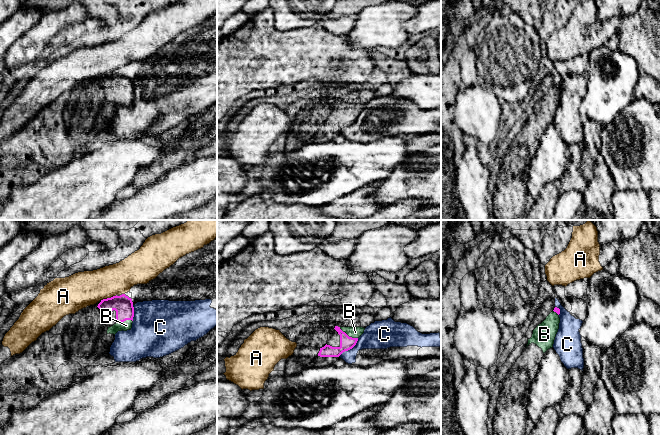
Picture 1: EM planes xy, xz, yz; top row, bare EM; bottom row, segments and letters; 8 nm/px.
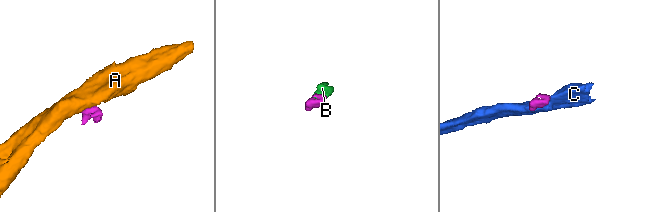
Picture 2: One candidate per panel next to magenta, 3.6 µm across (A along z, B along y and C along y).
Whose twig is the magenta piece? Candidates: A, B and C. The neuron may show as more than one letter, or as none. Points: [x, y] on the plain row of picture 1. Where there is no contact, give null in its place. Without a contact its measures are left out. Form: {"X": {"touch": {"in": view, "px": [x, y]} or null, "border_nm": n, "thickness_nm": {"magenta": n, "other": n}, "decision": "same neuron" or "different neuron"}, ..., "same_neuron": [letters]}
{"A": {"touch": {"in": "xy", "px": [108, 74]}, "border_nm": 140, "thickness_nm": {"magenta": 160, "other": 280}, "decision": "different neuron"}, "B": {"touch": {"in": "xz", "px": [347, 111]}, "border_nm": 180, "thickness_nm": {"magenta": 110, "other": 100}, "decision": "same neuron"}, "C": {"touch": {"in": "xz", "px": [349, 125]}, "border_nm": 220, "thickness_nm": {"magenta": 110, "other": 200}, "decision": "different neuron"}, "same_neuron": ["B"]}

